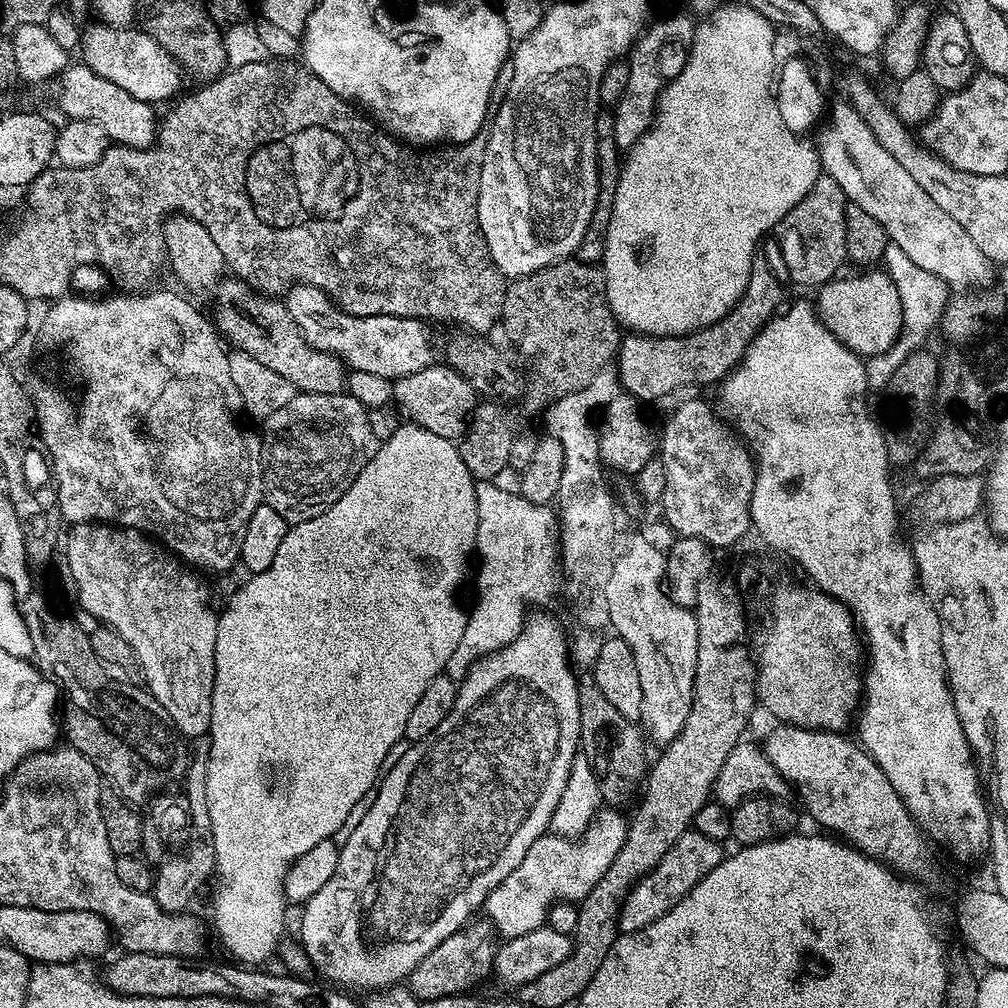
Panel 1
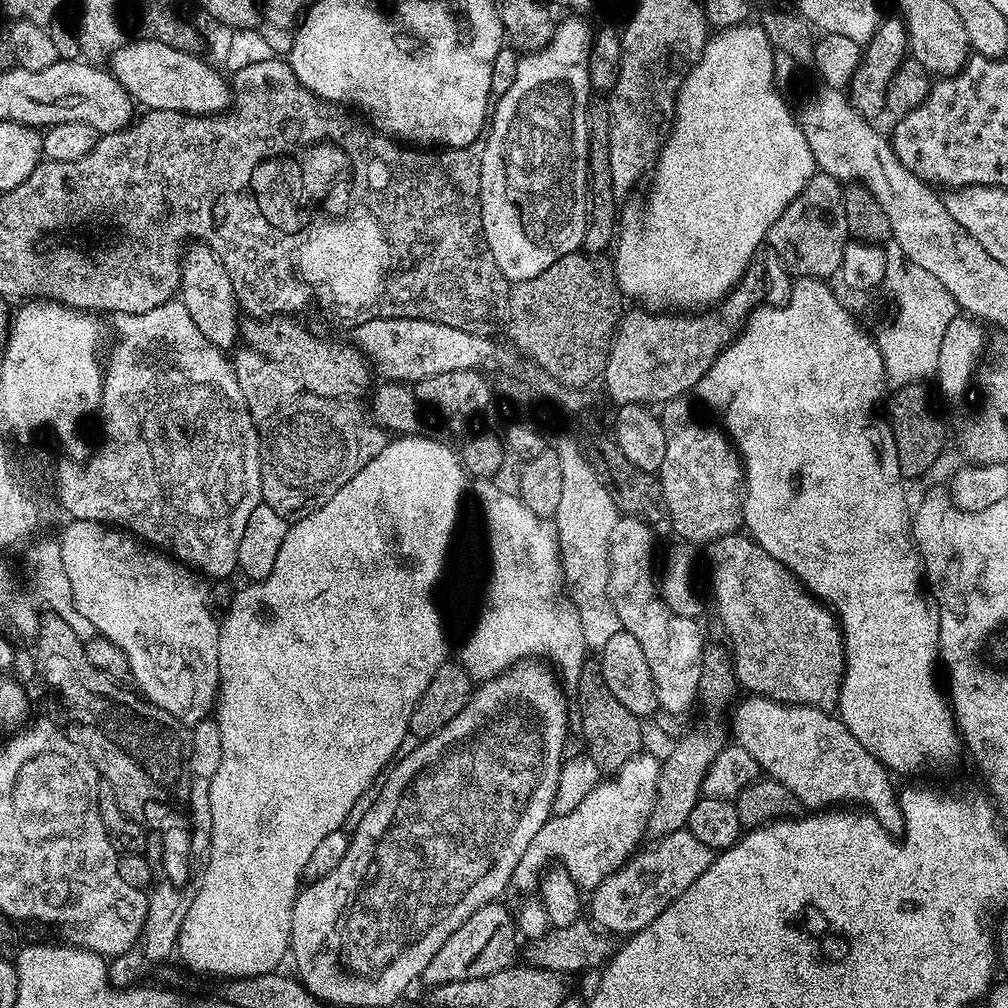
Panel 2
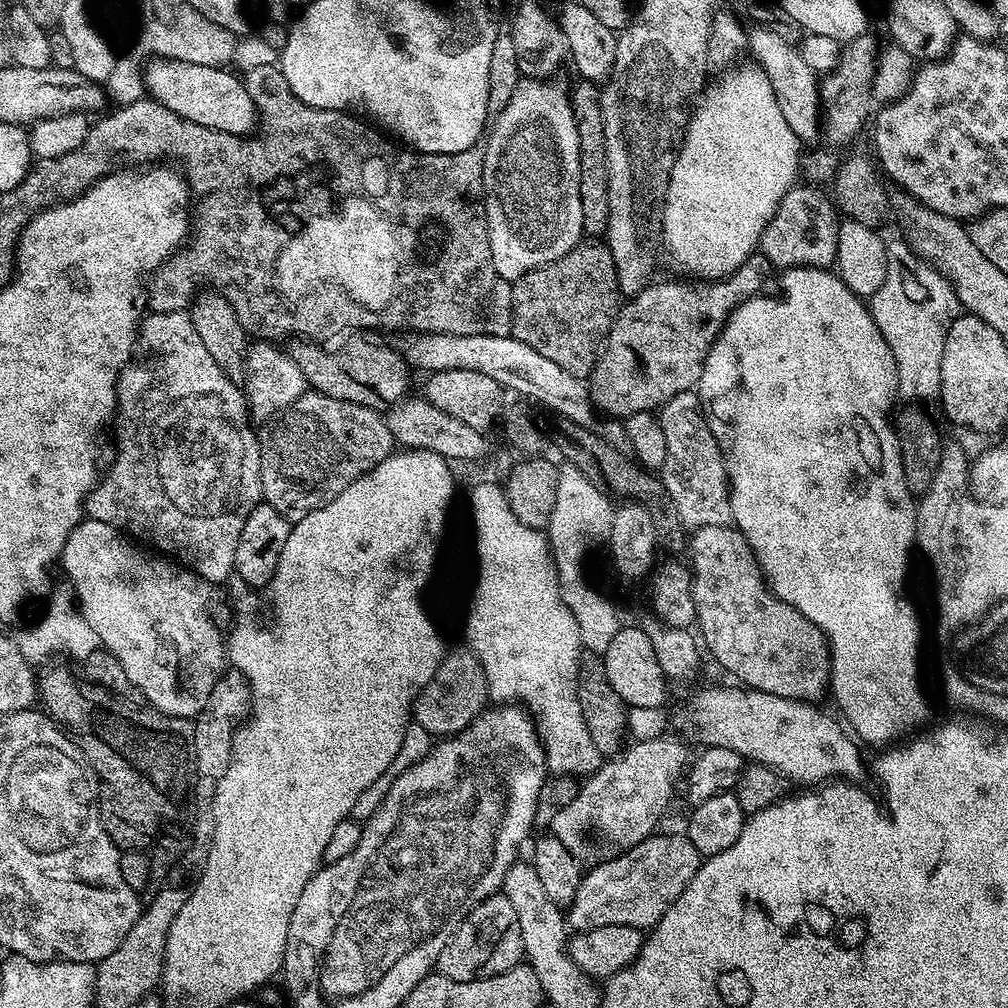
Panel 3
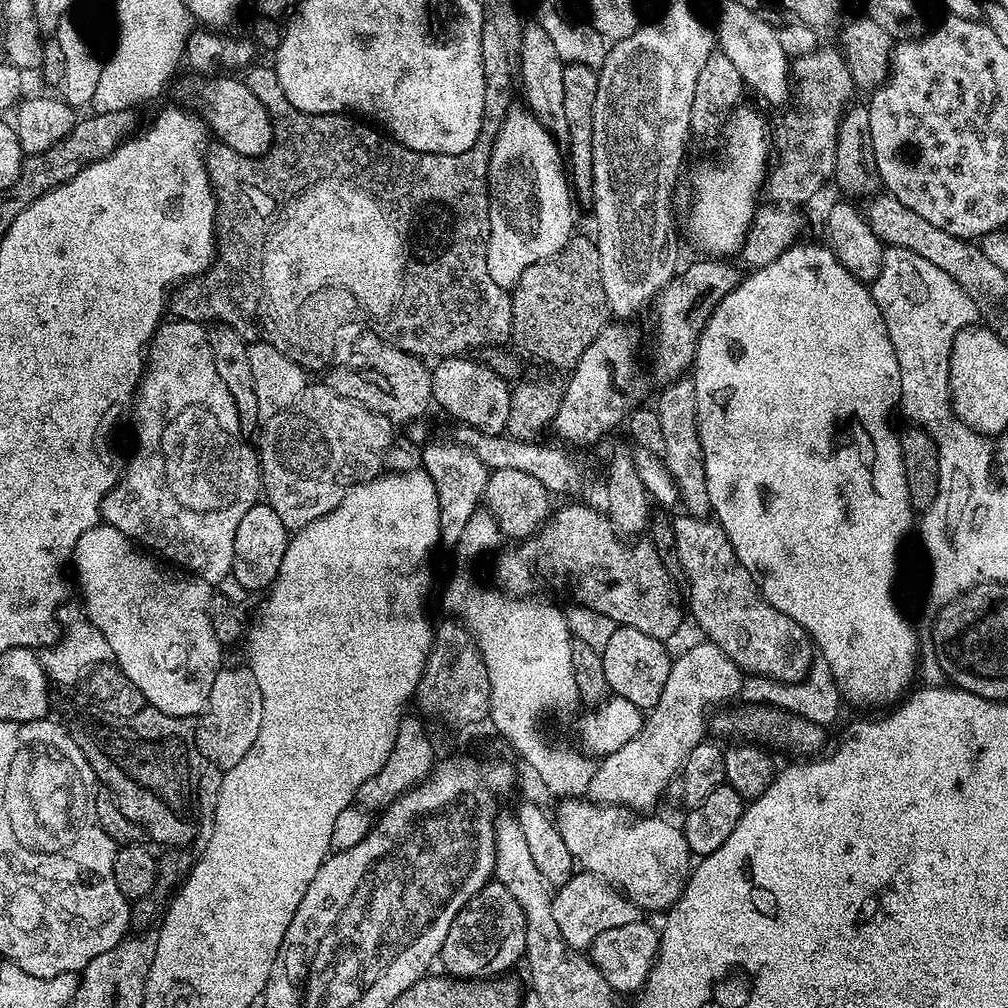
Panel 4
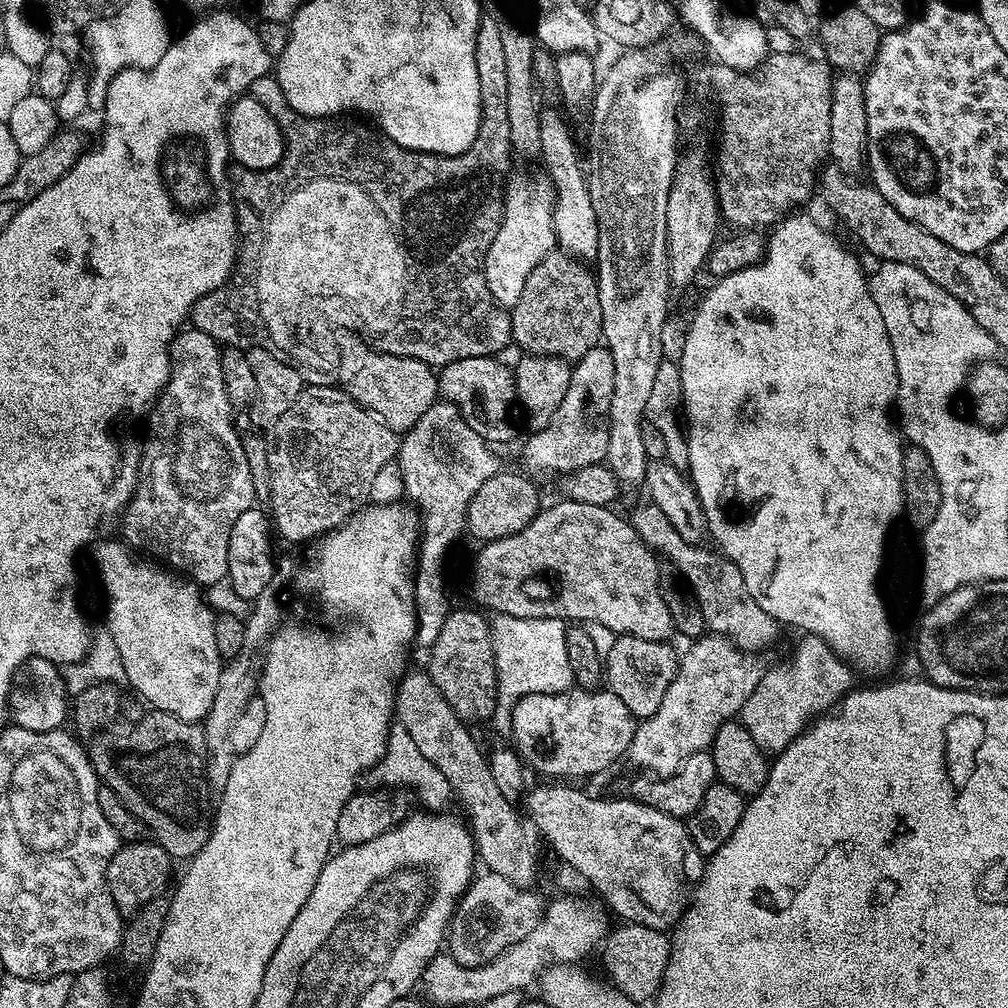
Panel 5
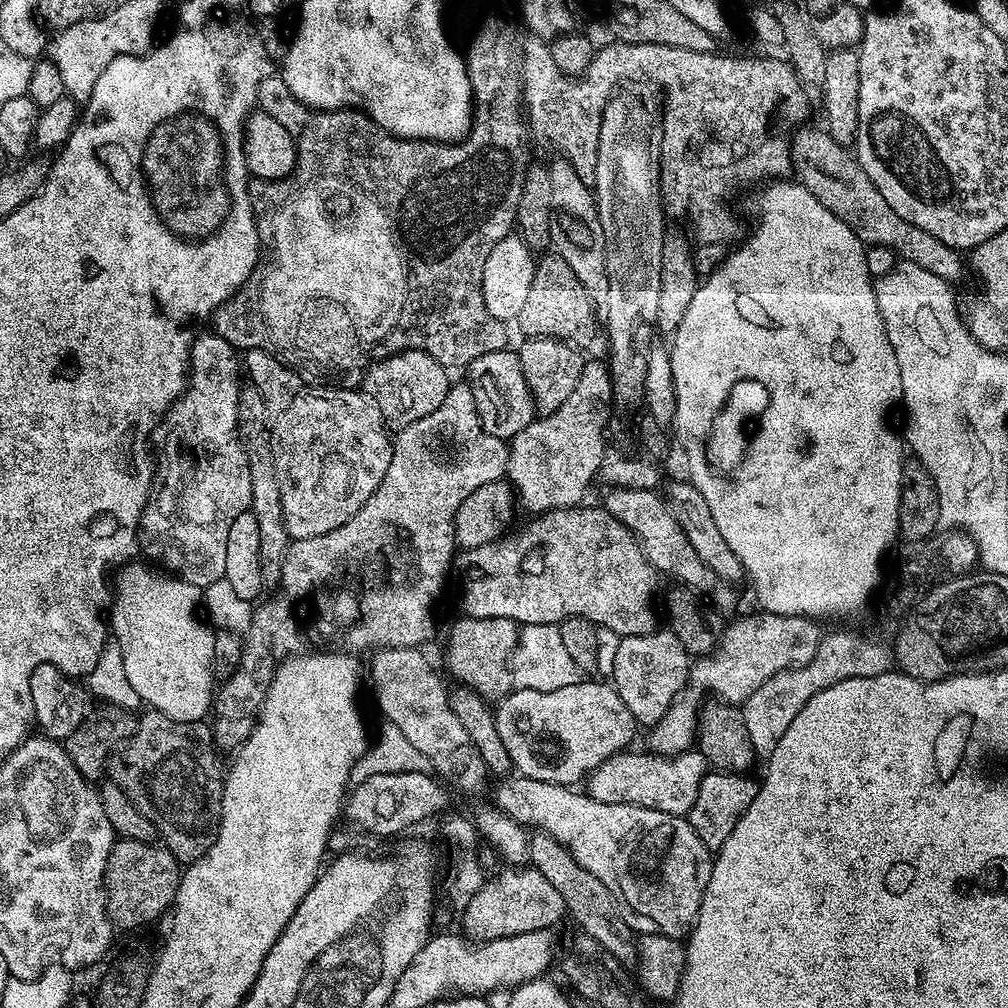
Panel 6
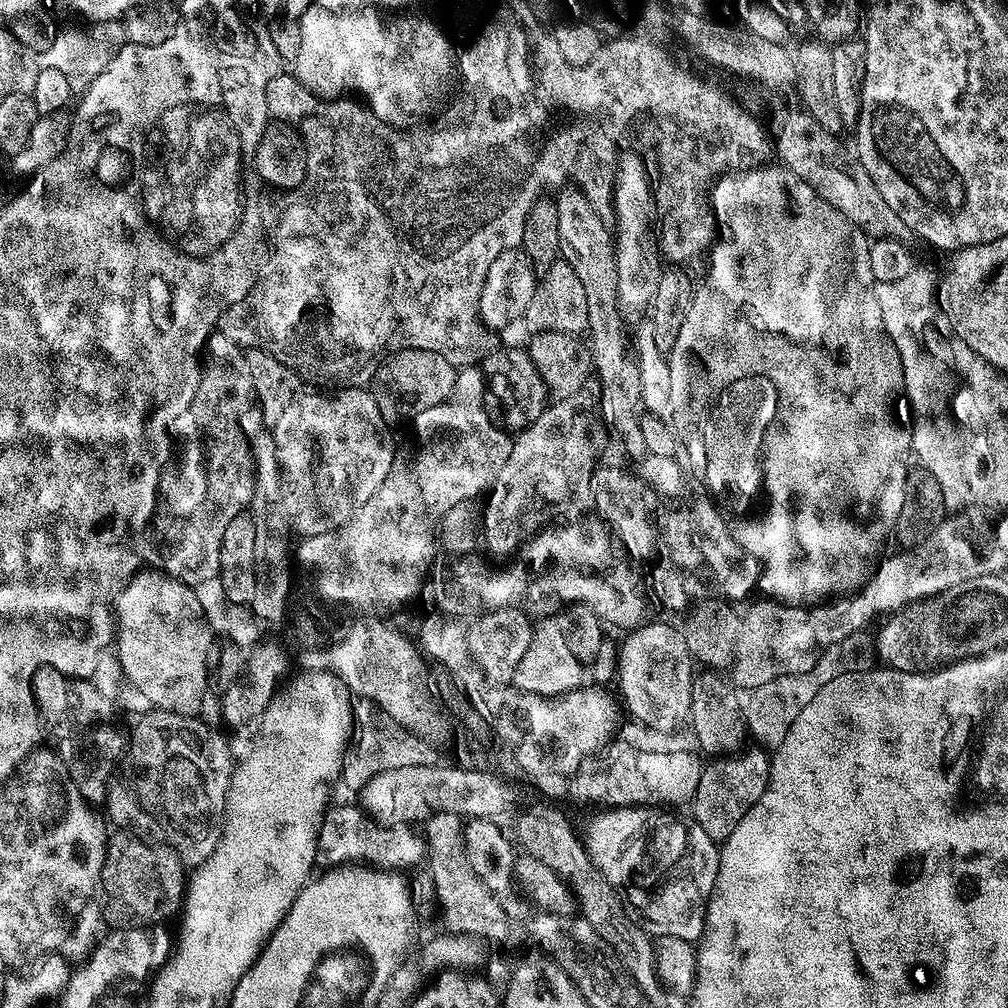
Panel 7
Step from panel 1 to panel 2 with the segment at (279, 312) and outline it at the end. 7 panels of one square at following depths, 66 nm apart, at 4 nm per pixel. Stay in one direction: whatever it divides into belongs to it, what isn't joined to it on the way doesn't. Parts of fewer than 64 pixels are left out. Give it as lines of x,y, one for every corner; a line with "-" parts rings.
291,315
245,319
242,324
242,340
247,347
278,362
295,374
305,393
322,398
347,400
360,398
364,391
364,395
369,391
370,361
355,344
323,340
322,337
315,336
310,329
303,328

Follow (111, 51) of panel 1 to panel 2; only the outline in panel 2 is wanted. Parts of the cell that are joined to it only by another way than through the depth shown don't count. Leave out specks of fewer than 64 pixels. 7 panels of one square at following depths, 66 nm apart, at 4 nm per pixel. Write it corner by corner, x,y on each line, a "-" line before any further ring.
129,39
110,57
112,75
141,109
178,110
192,116
215,116
229,107
229,81
225,77
223,80
207,59
199,60
195,51
184,52
161,40
147,39

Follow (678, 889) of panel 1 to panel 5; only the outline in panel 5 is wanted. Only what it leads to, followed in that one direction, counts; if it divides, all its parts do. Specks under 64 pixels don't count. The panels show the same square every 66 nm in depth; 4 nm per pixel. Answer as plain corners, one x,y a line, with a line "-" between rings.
560,894
557,897
553,904
551,901
545,907
544,916
538,922
538,926
534,926
534,930
530,930
530,934
526,934
522,942
514,942
514,946
510,946
507,952
498,954
482,966
464,966
450,954
437,954
433,957
422,975
422,982
428,986
433,1002
483,1006
490,998
498,998
498,994
520,992
531,984
533,987
534,981
548,967
550,961
583,961
583,956
595,944
597,947
608,935
609,913
599,903
596,905
592,900
583,900
585,897
580,894

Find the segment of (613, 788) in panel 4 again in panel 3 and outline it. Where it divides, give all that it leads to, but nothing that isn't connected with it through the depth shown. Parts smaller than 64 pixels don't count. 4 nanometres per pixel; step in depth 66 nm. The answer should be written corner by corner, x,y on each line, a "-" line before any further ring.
672,734
655,736
653,740
638,740
629,745
619,754
605,759
599,770
577,787
576,796
555,809
550,832
568,849
579,850
584,844
584,835
591,828
604,832
605,842
616,848
612,850
633,848
657,831
656,823
663,818
672,800
676,779
679,776
681,779
690,755
684,749
685,741
675,740

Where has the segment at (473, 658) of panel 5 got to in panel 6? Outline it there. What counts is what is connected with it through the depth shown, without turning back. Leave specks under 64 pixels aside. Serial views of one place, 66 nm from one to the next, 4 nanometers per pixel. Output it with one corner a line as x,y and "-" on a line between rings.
460,618
460,621
452,628
452,637
448,640
448,664
452,672
457,676
461,685
467,685
473,691
478,692
484,698
499,697
505,692
513,691
512,670
510,661
514,651
514,641
518,636
518,625
510,618

